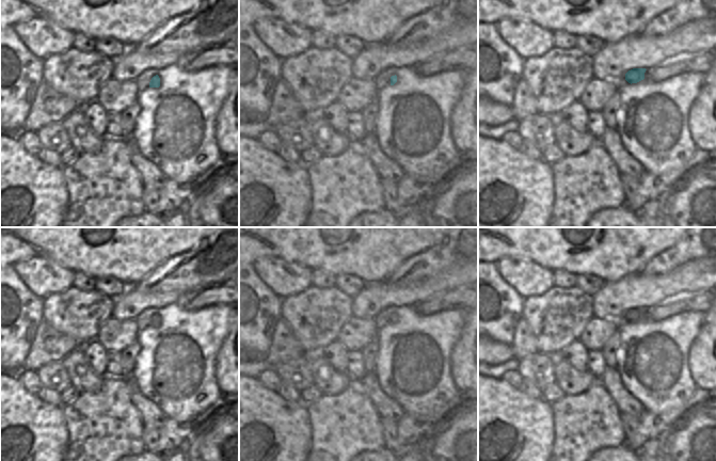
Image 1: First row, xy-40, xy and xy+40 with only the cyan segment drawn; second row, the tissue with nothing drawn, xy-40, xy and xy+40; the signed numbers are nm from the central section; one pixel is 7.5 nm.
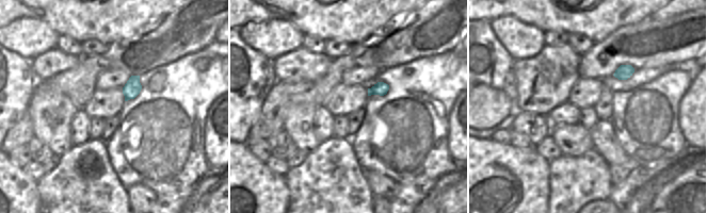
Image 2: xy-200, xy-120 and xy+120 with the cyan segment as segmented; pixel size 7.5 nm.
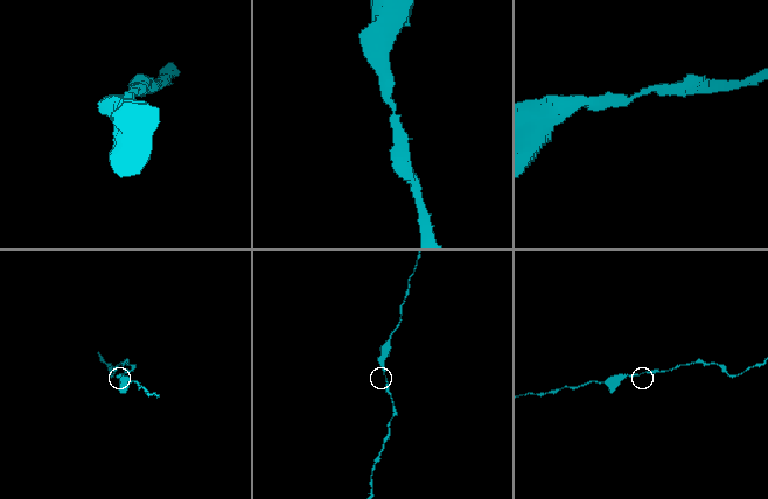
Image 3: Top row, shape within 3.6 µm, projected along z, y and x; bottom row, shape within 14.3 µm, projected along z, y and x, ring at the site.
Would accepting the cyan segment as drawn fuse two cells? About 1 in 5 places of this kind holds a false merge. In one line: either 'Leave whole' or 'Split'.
Leave whole.

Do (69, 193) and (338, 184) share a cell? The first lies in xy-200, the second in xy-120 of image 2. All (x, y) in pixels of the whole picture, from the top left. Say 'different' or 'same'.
same

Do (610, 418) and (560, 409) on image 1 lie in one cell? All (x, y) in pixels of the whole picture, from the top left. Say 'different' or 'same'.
same

